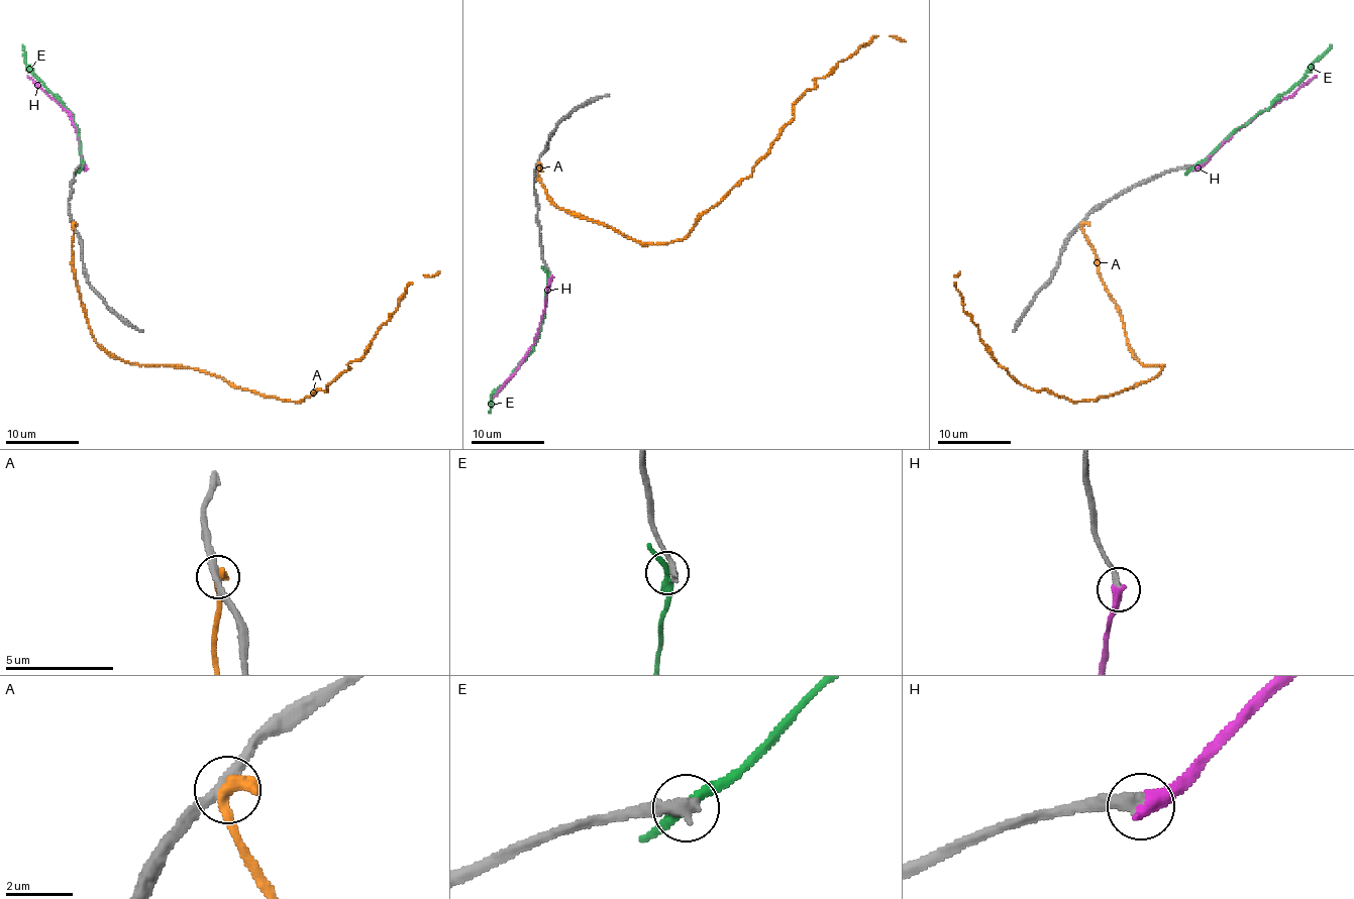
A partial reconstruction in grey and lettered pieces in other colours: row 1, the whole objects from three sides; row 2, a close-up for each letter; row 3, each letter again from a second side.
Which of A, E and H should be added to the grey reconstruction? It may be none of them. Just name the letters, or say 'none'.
H

